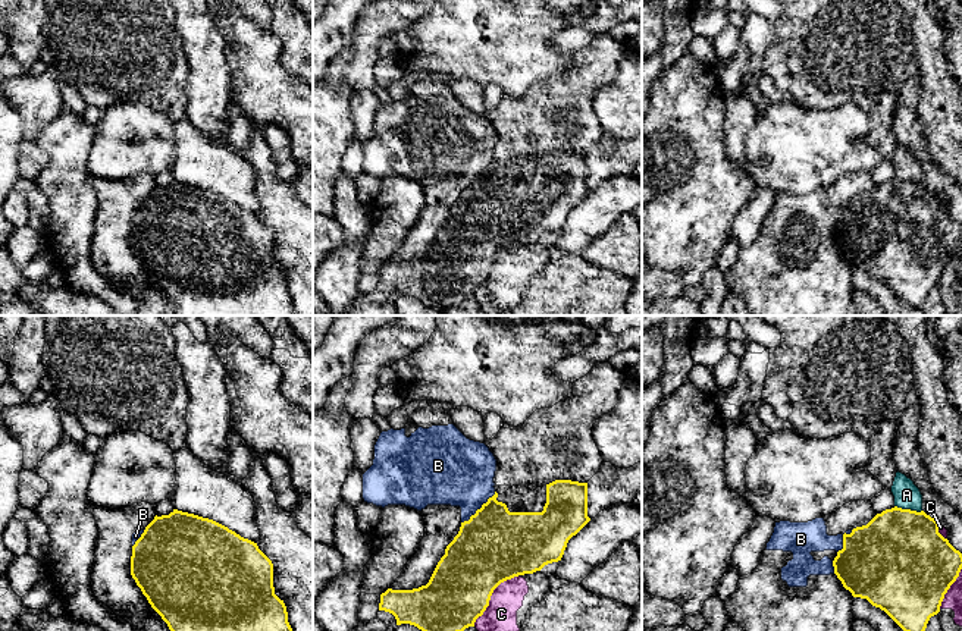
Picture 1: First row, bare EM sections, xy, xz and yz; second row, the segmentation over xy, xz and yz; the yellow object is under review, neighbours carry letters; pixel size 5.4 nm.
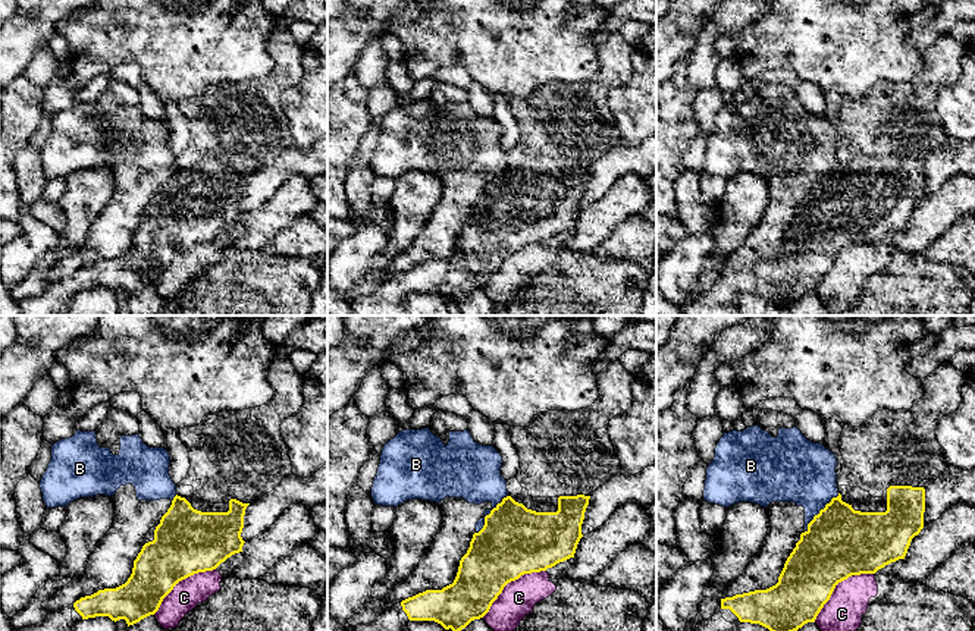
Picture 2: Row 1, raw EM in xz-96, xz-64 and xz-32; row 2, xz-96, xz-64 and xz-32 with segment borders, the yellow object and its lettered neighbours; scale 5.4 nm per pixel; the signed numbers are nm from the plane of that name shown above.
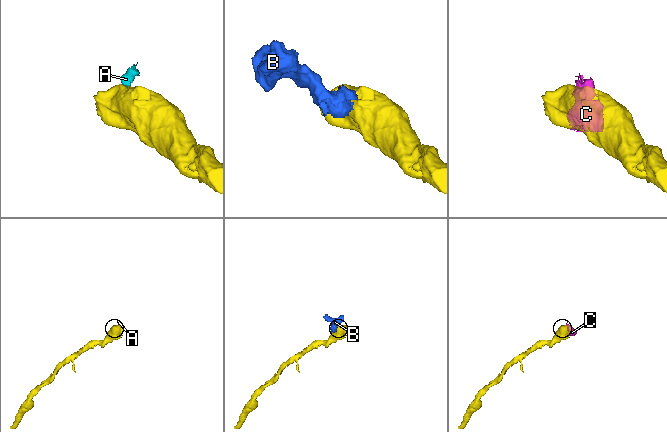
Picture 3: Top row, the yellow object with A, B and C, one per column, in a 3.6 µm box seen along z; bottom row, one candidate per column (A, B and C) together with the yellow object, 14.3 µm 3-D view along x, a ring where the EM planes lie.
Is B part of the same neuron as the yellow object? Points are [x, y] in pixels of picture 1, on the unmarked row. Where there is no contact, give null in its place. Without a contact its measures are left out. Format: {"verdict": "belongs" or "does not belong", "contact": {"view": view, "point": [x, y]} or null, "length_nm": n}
{"verdict": "does not belong", "contact": {"view": "xz", "point": [478, 181]}, "length_nm": 260}

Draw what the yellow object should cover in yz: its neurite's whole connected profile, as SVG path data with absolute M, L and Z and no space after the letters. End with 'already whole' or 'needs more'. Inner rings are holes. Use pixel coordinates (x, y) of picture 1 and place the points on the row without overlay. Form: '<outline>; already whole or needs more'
M892 179L877 185L867 197L843 205L843 220L833 232L834 245L853 269L867 270L884 282L905 304L922 307L931 288L940 283L941 273L962 241L962 225L939 204L939 194L924 182Z; already whole

